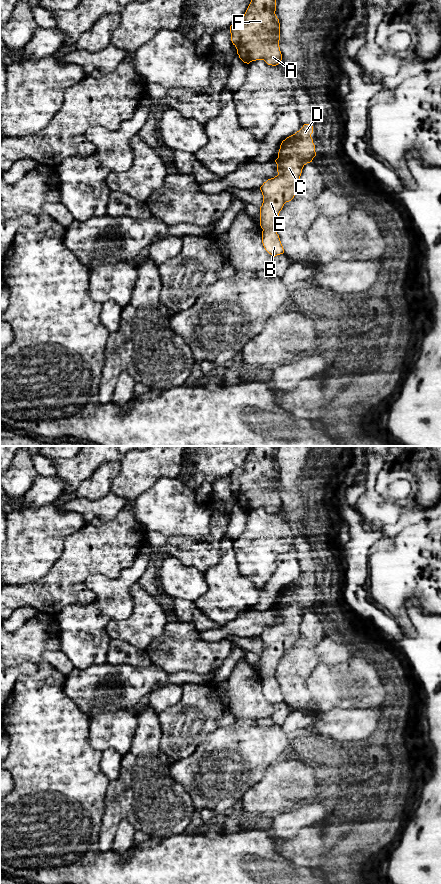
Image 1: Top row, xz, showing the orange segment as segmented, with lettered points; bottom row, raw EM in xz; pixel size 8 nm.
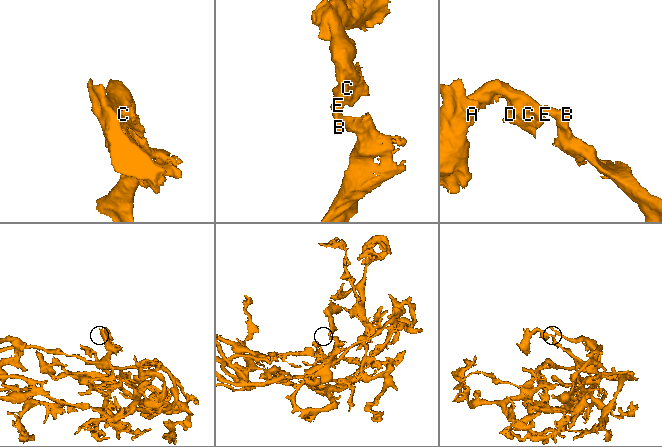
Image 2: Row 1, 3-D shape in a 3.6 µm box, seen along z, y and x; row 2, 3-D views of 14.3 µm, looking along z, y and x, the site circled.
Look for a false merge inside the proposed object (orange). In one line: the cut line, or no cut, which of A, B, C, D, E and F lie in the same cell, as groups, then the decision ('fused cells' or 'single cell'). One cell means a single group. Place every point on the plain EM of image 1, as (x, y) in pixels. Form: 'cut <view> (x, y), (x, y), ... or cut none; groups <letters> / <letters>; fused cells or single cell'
cut none; groups A B C D E F; single cell

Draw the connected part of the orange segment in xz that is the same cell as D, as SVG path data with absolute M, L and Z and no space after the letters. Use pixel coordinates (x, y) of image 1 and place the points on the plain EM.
M304 572L299 579L282 589L275 608L278 623L268 627L260 635L263 643L260 655L262 691L273 705L284 701L275 677L279 661L284 652L291 649L299 639L303 615L316 604L312 581L313 574Z

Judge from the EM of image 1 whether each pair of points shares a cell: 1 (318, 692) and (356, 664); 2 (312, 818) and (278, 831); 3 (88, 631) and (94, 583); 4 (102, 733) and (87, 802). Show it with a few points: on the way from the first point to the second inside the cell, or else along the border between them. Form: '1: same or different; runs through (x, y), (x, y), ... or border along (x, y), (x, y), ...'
1: same; runs through (327, 689), (335, 685), (347, 673)
2: same; runs through (304, 818), (297, 818), (286, 824)
3: same; runs through (92, 619), (100, 611), (100, 595)
4: different; border along (89, 727), (89, 744), (101, 752)

